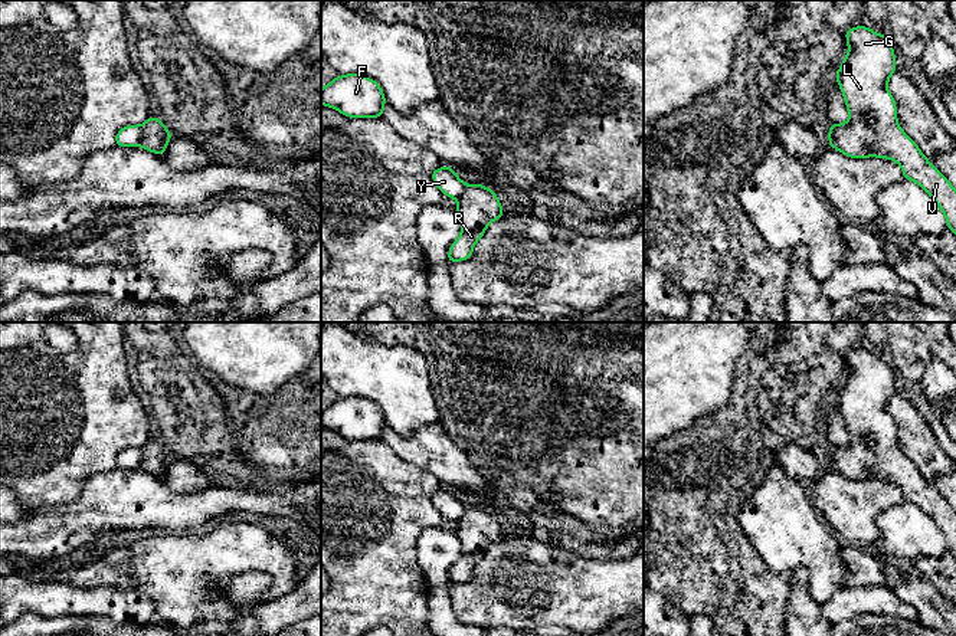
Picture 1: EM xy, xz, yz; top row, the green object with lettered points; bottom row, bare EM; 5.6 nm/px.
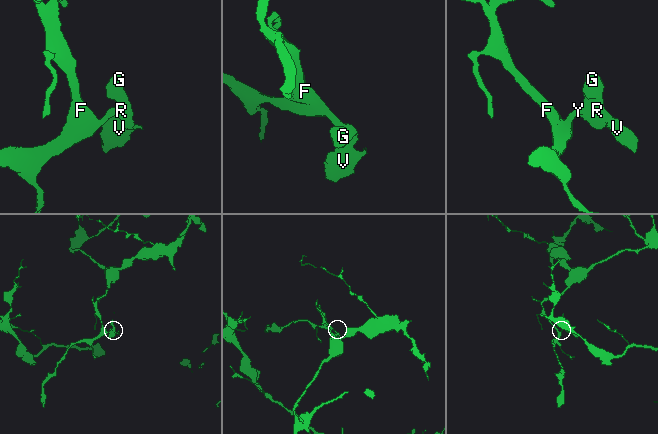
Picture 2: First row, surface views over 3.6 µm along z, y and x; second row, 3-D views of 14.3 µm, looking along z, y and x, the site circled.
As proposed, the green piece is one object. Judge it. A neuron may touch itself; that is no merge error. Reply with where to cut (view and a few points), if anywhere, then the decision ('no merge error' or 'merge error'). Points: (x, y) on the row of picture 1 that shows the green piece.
cut in xy along (141, 125), (138, 144); merge error

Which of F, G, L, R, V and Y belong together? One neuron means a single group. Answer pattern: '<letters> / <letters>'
F Y / G L R V

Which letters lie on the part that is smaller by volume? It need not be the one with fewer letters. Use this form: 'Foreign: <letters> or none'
Foreign: G, L, R, V

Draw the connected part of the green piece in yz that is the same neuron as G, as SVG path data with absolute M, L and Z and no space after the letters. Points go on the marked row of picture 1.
M864 24L845 32L848 53L835 78L845 98L849 119L831 124L832 135L828 147L836 148L847 157L888 158L900 164L906 180L916 181L942 209L947 229L956 235L956 190L949 180L924 157L917 144L900 128L893 95L887 89L890 76L897 71L894 47L887 35L878 35Z

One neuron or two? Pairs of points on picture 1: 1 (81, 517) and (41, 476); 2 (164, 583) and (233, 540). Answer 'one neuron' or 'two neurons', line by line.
1: two neurons
2: one neuron

